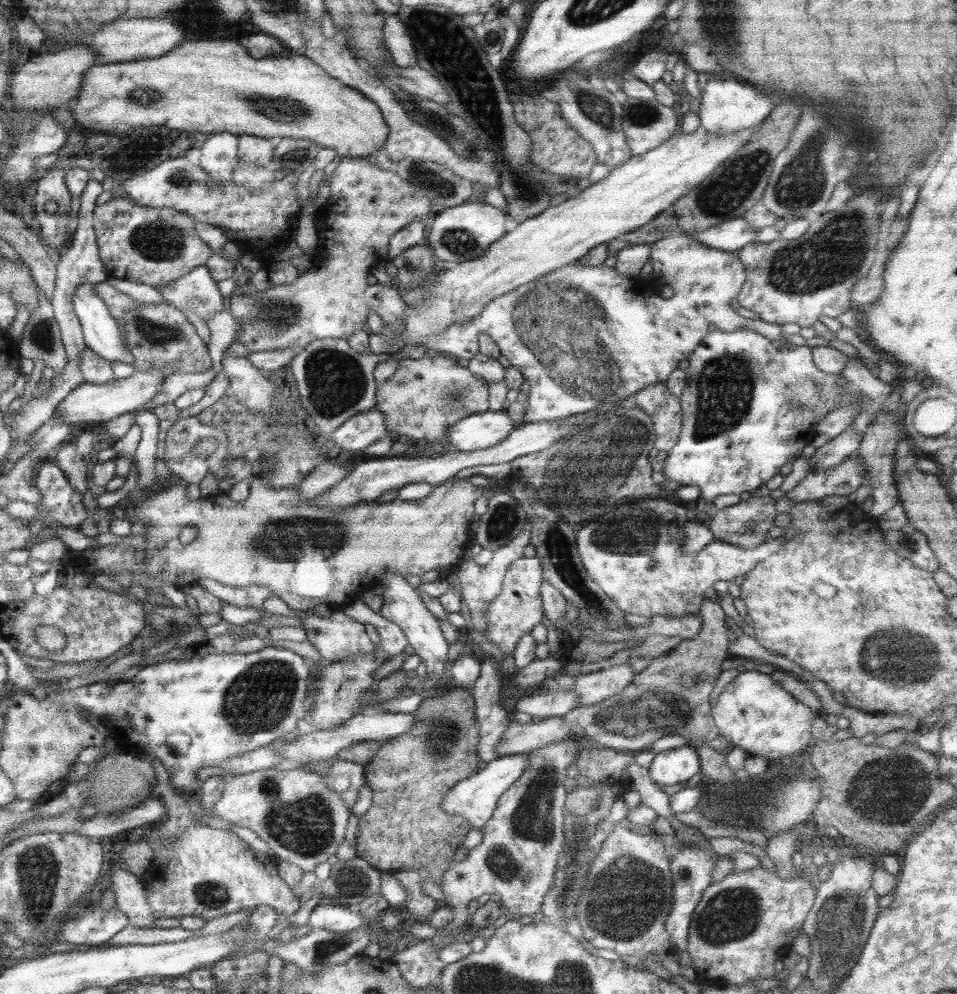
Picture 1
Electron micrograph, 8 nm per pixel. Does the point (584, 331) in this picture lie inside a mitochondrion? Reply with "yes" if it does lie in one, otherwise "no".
yes

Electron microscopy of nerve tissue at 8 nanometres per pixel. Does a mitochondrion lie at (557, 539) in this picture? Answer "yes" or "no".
yes

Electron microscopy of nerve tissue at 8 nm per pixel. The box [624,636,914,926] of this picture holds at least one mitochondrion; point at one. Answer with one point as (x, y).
(755, 805)

